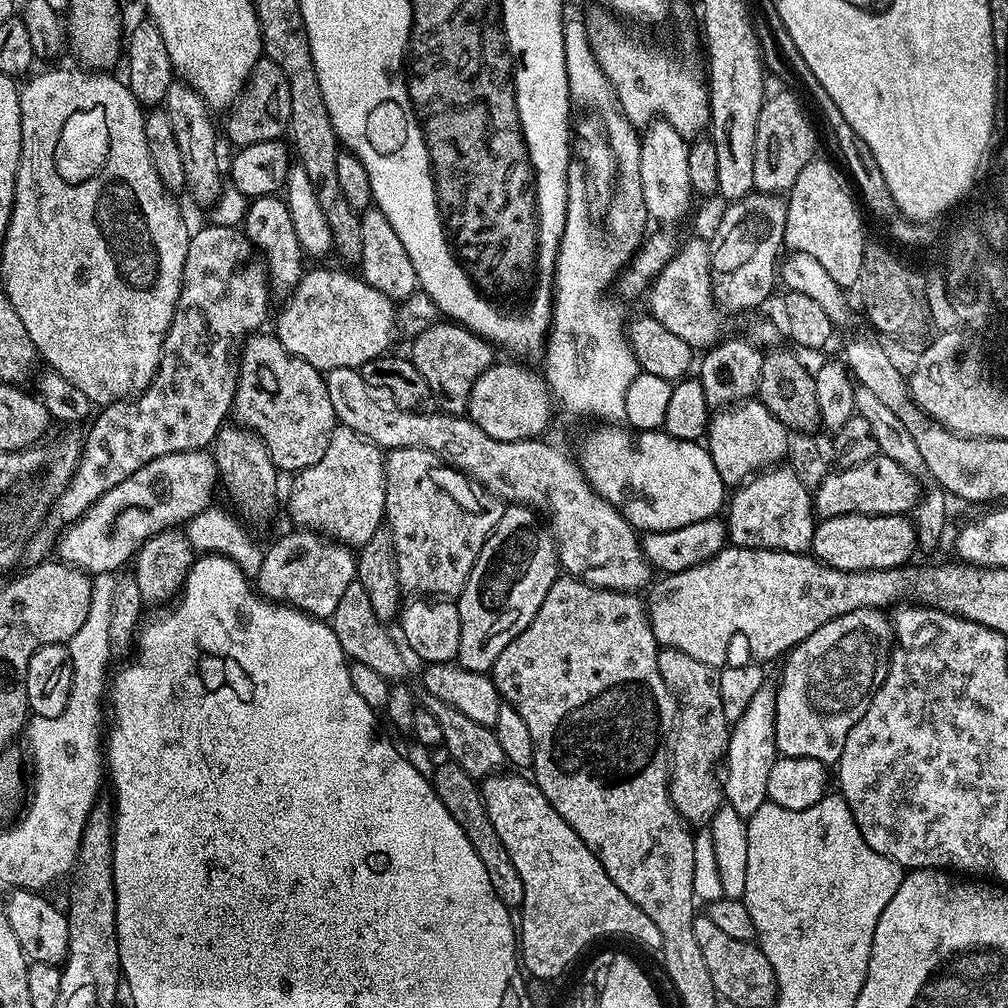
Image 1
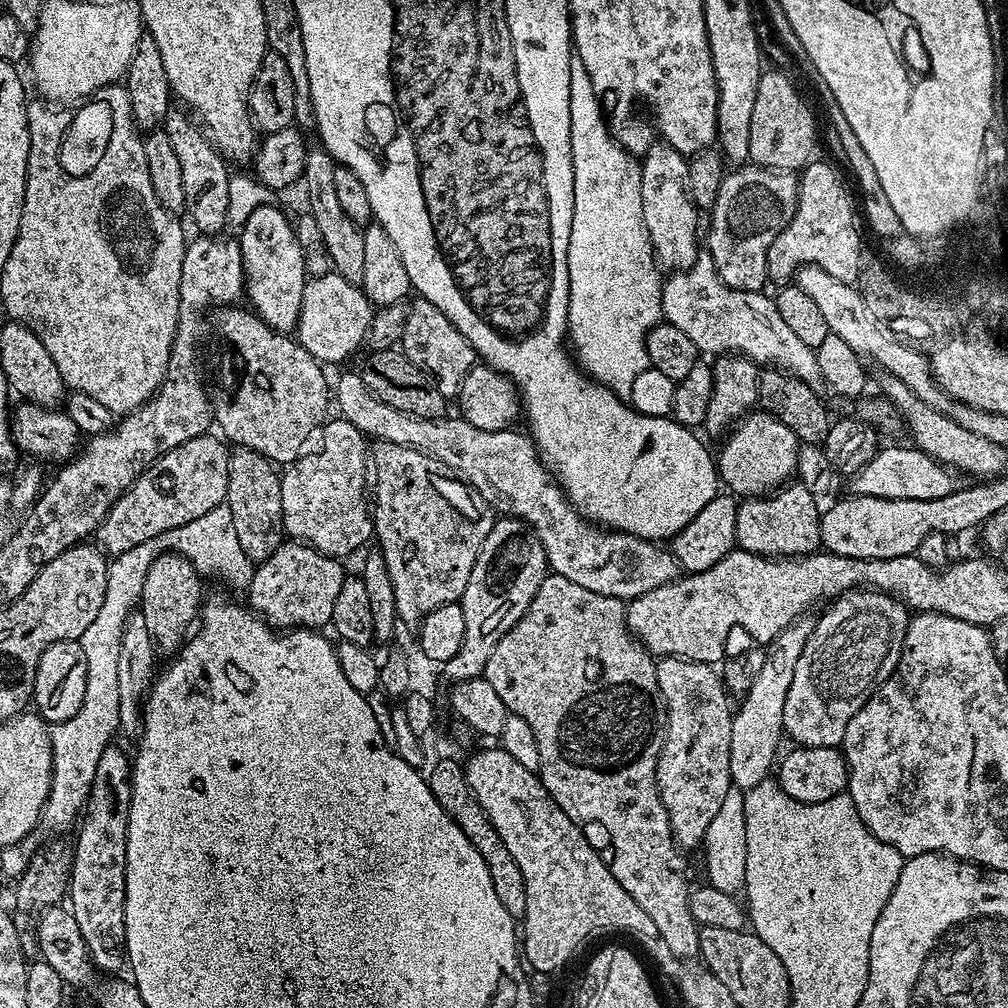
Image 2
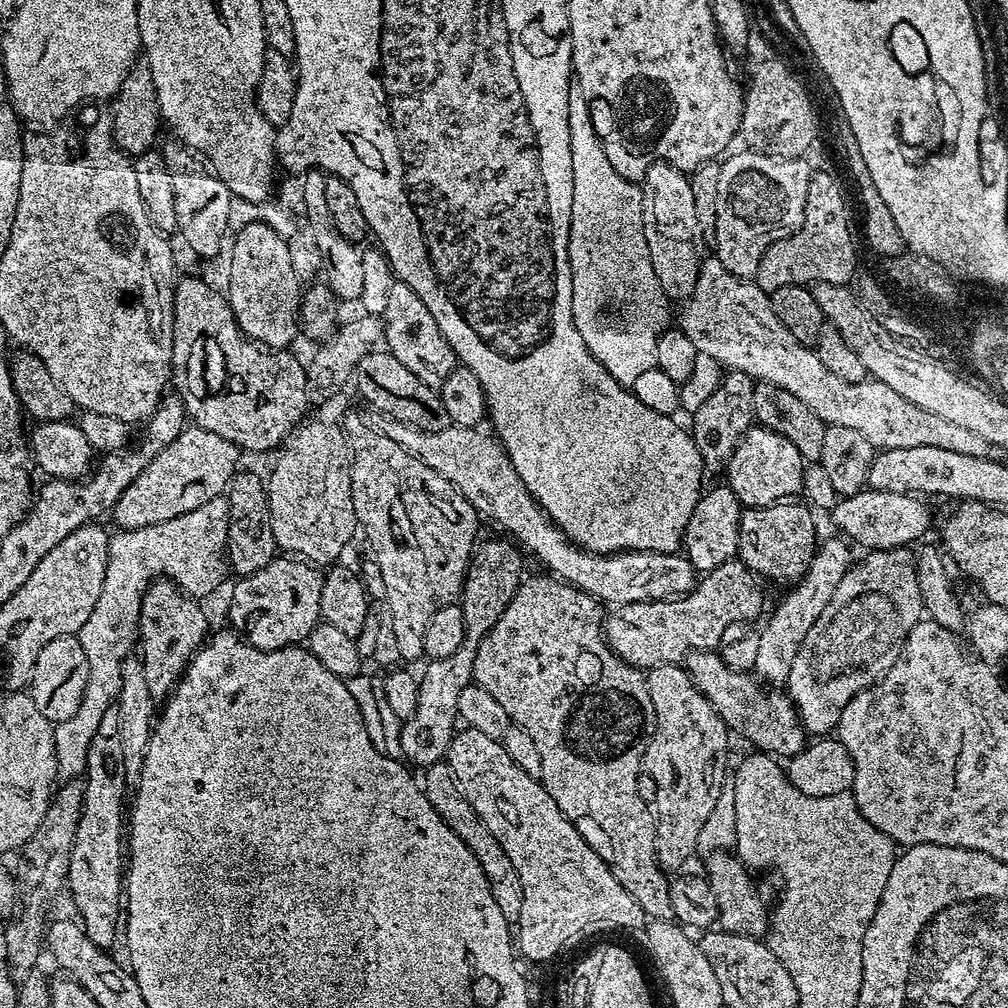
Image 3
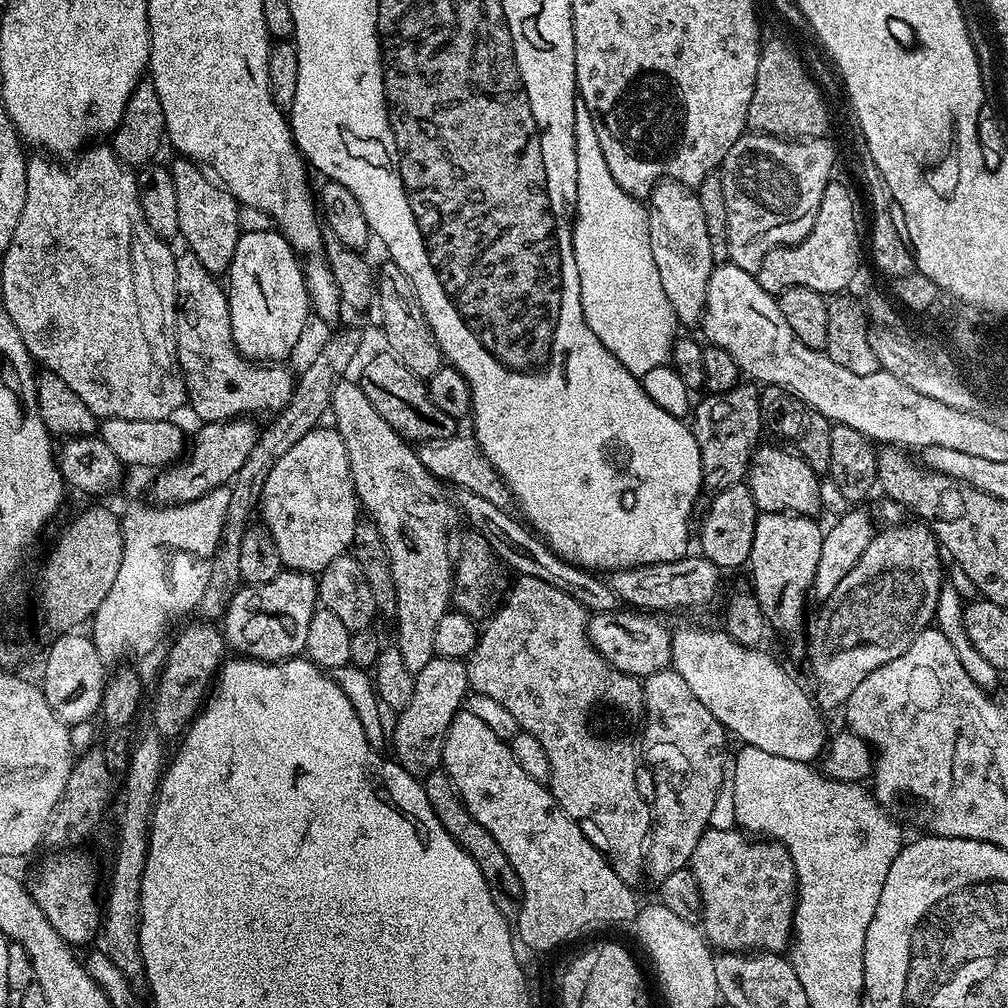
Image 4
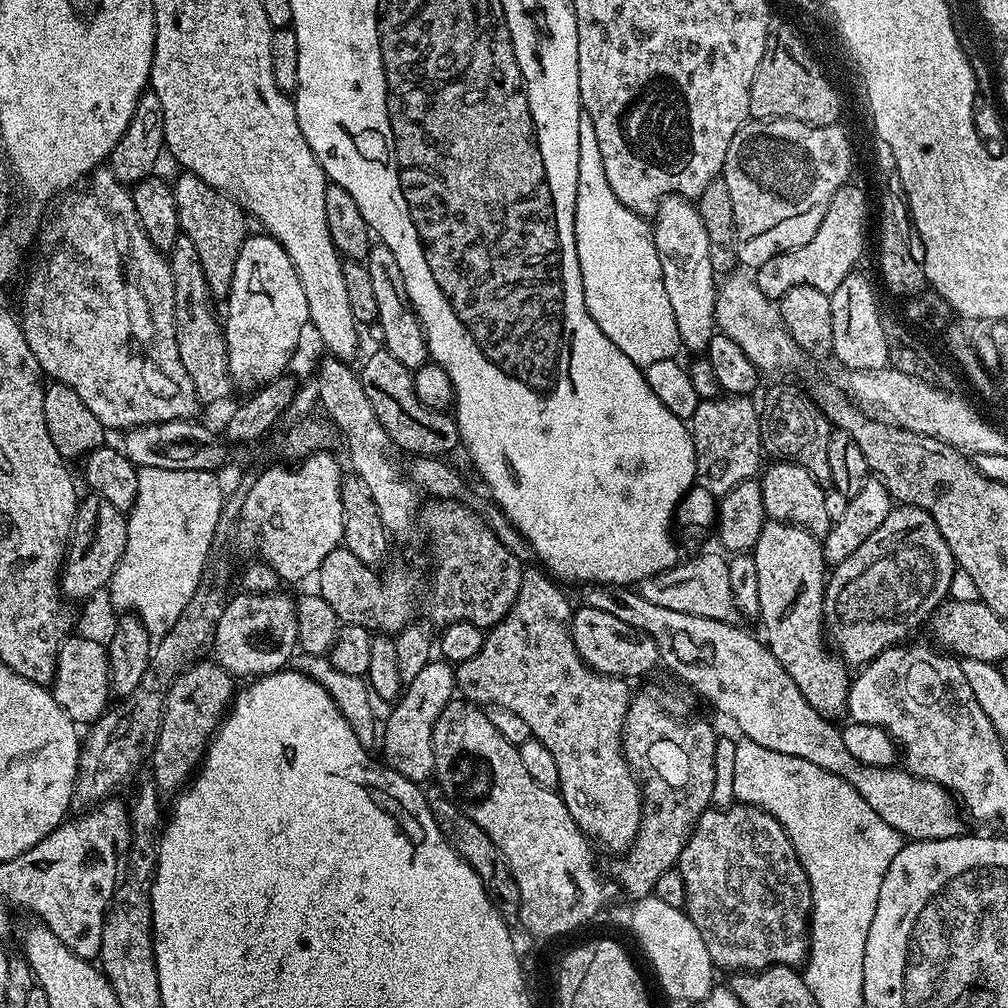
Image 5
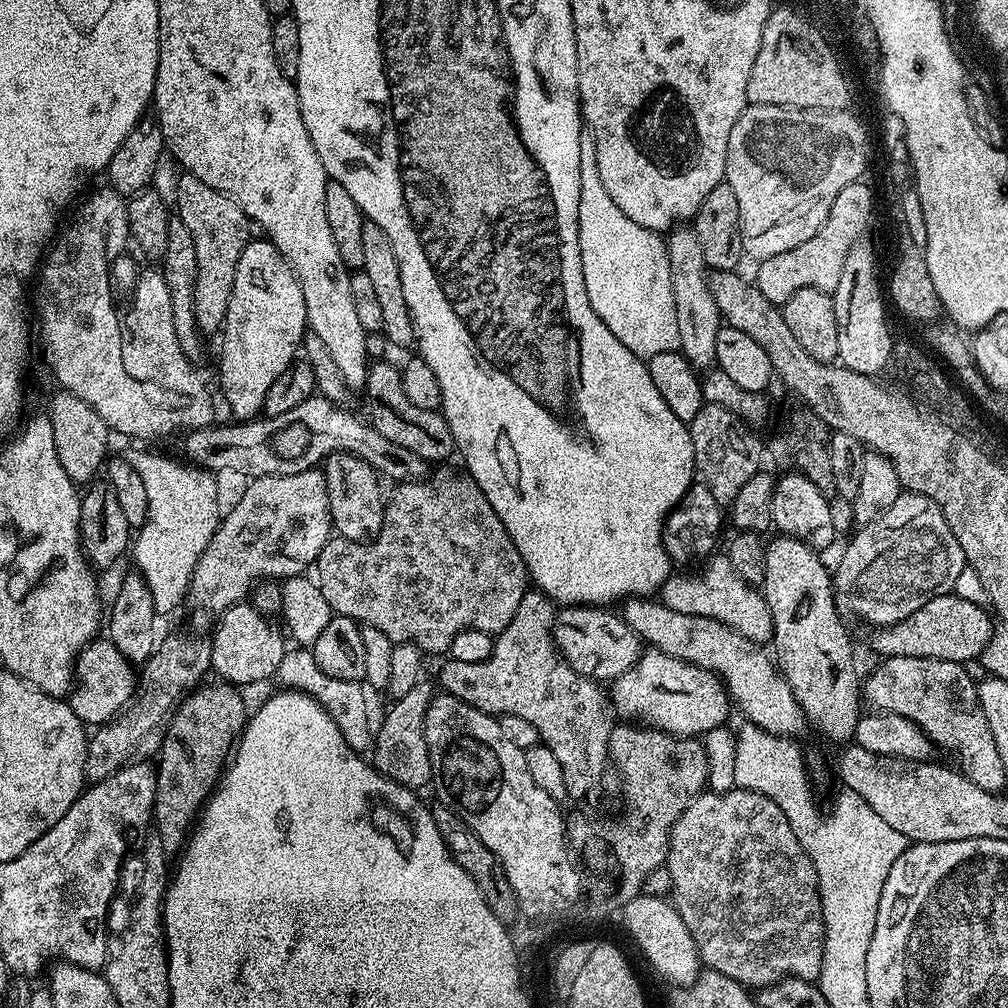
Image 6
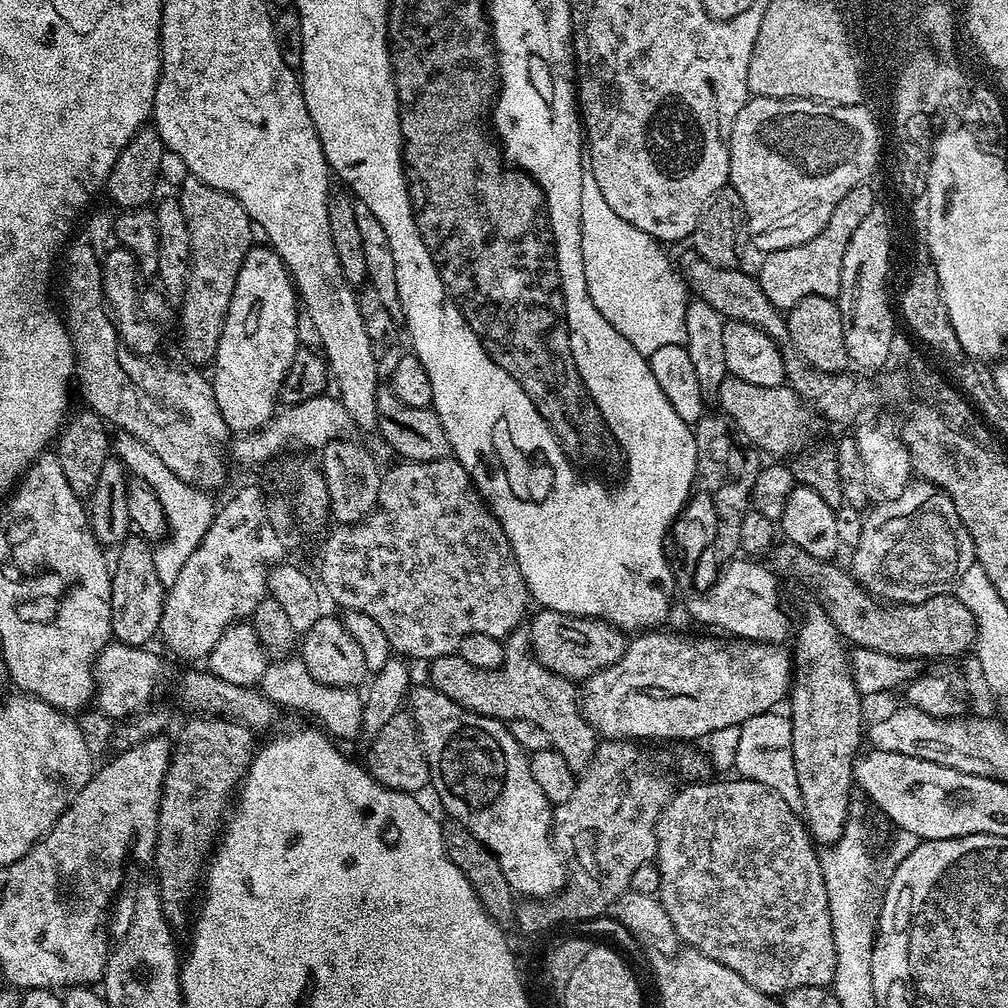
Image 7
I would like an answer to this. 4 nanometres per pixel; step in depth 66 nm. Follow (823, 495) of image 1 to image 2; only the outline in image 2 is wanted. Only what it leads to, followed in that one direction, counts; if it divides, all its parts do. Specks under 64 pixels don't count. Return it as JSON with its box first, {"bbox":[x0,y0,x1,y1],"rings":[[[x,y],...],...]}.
{"bbox":[851,448,958,500],"rings":[[[884,448],[877,451],[861,472],[851,477],[851,491],[857,496],[890,498],[891,500],[933,500],[946,498],[958,488],[957,473],[946,464],[937,461],[920,448]]]}

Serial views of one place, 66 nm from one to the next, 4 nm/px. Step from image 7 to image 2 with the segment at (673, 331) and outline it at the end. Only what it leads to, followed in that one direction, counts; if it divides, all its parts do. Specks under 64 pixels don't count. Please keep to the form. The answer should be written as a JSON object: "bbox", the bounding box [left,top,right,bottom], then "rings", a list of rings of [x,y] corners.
{"bbox":[568,58,664,398],"rings":[[[579,58],[573,59],[570,66],[570,154],[574,170],[574,214],[572,215],[570,242],[568,243],[568,336],[583,371],[595,383],[607,386],[614,395],[627,398],[634,386],[634,378],[638,378],[638,374],[642,374],[642,370],[646,370],[650,366],[648,362],[648,331],[655,324],[661,323],[664,310],[662,306],[662,294],[664,293],[662,272],[656,263],[650,234],[646,230],[646,218],[642,218],[641,161],[627,148],[622,147],[619,140],[612,135],[604,110],[600,107],[600,99],[594,94],[594,82],[590,82],[590,74],[586,74],[586,66],[582,66]]]}

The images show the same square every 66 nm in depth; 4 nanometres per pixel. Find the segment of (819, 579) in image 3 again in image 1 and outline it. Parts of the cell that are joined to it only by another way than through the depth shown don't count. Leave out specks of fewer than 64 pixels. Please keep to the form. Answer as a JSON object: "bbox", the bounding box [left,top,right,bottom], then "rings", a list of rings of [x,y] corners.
{"bbox":[722,682,778,818],"rings":[[[766,682],[758,694],[754,694],[750,706],[746,706],[746,714],[742,714],[742,718],[736,720],[730,728],[726,767],[722,772],[722,796],[727,807],[738,810],[738,814],[745,818],[752,816],[754,810],[758,810],[758,806],[768,800],[766,782],[770,782],[770,766],[774,766],[778,758],[775,721],[776,688]]]}

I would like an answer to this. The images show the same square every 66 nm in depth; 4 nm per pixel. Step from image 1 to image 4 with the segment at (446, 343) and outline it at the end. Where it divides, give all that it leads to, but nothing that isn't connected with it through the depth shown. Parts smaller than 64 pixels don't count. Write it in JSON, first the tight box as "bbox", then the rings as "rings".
{"bbox":[375,262,445,381],"rings":[[[385,262],[375,273],[376,290],[378,293],[378,308],[380,304],[380,324],[384,327],[384,340],[387,351],[406,366],[406,370],[427,381],[445,363],[444,353],[441,352],[434,334],[430,330],[428,320],[424,316],[422,306],[416,297],[412,283],[402,274],[397,264]]]}

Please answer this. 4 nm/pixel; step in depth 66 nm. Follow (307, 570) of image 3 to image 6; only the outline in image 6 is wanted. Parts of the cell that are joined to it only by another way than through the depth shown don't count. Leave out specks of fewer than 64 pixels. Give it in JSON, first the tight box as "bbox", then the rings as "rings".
{"bbox":[211,602,286,686],"rings":[[[251,602],[231,604],[228,609],[219,613],[220,625],[216,633],[211,633],[212,667],[221,681],[237,686],[244,684],[260,684],[263,680],[271,681],[276,675],[279,663],[286,651],[286,636],[279,628],[272,625],[273,621],[258,611]]]}

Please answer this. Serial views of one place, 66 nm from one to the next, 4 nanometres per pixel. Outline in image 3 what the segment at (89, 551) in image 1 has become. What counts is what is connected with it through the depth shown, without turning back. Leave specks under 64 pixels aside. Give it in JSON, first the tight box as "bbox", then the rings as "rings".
{"bbox":[114,425,241,531],"rings":[[[196,425],[185,427],[170,446],[163,448],[143,468],[131,488],[123,492],[114,510],[120,524],[118,526],[132,531],[158,525],[204,506],[227,491],[237,475],[240,456],[241,449],[230,439]]]}

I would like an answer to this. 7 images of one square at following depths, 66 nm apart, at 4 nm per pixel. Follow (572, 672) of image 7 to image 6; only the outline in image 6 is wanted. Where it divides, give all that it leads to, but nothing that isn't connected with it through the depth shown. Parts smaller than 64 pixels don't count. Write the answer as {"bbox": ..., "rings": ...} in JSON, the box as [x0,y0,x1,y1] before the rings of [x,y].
{"bbox":[552,606,642,682],"rings":[[[564,606],[556,613],[556,620],[552,623],[552,637],[556,643],[556,649],[564,657],[569,666],[578,674],[597,682],[611,682],[619,678],[630,666],[638,662],[642,651],[640,635],[624,621],[623,615],[616,616],[604,606]]]}

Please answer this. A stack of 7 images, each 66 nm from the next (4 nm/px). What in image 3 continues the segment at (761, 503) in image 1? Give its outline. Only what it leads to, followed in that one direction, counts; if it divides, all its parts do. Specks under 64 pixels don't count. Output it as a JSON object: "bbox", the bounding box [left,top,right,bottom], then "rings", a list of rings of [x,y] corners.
{"bbox":[738,502,818,586],"rings":[[[781,502],[765,508],[744,508],[740,514],[738,559],[765,581],[777,580],[787,586],[795,585],[806,574],[818,547],[816,520],[812,515],[813,509],[804,502]]]}

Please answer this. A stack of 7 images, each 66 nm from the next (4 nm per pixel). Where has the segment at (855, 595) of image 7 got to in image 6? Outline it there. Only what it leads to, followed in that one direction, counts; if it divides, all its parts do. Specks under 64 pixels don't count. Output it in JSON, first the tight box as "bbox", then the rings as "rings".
{"bbox":[872,594,993,665],"rings":[[[954,594],[935,596],[914,614],[902,618],[896,624],[881,627],[872,636],[872,648],[877,657],[905,656],[906,658],[938,658],[946,662],[967,665],[986,650],[992,640],[993,617],[981,605],[966,602]]]}

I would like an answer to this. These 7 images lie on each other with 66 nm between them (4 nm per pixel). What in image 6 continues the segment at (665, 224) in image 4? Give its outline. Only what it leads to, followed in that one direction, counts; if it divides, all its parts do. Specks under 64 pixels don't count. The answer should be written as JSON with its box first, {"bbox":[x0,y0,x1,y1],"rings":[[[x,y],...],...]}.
{"bbox":[666,226,722,369],"rings":[[[677,226],[667,233],[666,243],[674,286],[674,311],[678,317],[679,351],[684,353],[693,368],[711,369],[716,363],[716,345],[722,317],[708,285],[710,272],[704,263],[702,242],[698,242],[698,234],[691,227]]]}

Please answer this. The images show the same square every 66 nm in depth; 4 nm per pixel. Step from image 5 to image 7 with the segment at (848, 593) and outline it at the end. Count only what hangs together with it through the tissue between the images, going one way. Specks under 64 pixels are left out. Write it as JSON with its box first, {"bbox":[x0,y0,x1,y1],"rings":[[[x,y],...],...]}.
{"bbox":[851,482,976,604],"rings":[[[912,482],[898,498],[885,504],[877,504],[865,515],[862,538],[851,549],[853,578],[873,596],[894,604],[917,604],[931,596],[945,595],[956,580],[976,559],[976,551],[967,530],[962,526],[954,510],[954,502],[940,489],[927,482]]]}

